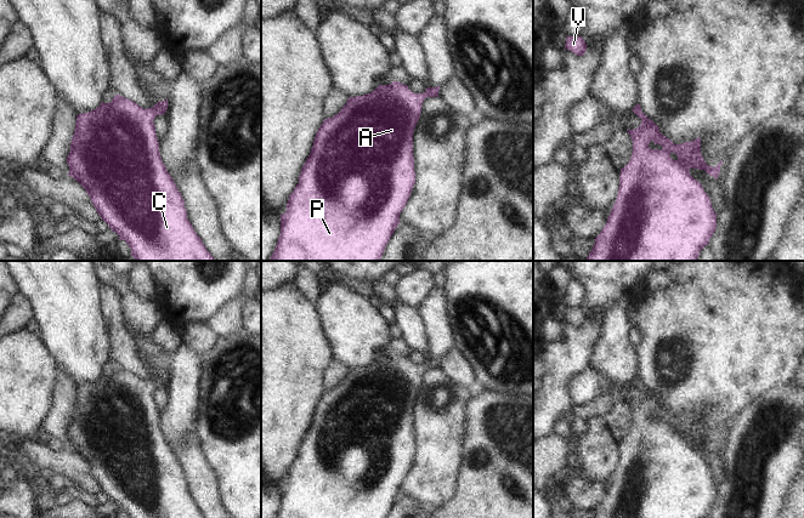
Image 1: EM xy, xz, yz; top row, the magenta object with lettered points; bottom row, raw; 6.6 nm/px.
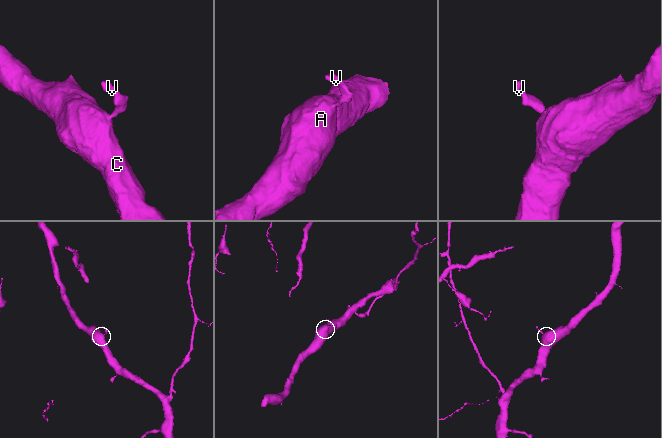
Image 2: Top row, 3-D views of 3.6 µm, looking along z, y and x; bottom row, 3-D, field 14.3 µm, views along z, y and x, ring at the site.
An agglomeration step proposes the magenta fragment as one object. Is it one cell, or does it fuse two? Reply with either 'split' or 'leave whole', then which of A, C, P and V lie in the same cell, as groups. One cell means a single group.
leave whole | A C P V

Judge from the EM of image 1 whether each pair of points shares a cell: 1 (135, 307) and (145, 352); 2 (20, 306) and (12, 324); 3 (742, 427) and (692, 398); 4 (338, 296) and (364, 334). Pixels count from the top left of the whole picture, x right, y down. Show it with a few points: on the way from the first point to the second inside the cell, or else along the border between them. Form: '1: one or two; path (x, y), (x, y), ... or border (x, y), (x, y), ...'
1: one; path (142, 318), (142, 341)
2: one; path (18, 311), (13, 319)
3: two; border (752, 402), (723, 432)
4: one; path (339, 306), (355, 324)

